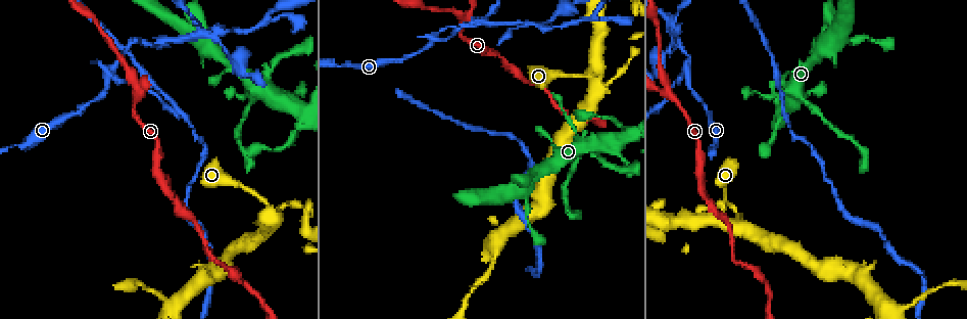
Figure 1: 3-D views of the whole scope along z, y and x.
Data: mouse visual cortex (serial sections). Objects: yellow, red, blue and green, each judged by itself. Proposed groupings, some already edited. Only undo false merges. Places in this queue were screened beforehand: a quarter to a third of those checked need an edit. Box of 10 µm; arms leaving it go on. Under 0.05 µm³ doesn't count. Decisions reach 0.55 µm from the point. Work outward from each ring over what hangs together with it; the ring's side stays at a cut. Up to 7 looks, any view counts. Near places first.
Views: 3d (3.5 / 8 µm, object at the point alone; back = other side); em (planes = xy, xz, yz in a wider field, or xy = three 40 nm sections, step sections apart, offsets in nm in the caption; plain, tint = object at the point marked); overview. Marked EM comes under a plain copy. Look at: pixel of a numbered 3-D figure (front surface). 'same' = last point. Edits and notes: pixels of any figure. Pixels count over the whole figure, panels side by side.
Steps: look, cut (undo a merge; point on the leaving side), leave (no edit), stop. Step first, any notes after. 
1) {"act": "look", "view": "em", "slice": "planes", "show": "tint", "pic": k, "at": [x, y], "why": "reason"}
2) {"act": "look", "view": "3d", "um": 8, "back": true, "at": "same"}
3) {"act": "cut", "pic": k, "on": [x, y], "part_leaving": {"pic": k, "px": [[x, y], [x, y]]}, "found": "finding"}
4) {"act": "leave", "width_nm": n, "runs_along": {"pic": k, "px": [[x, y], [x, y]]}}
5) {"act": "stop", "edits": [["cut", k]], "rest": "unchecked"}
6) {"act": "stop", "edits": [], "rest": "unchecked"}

{"act": "look", "view": "3d", "um": 8, "pic": 1, "at": [808, 105], "why": "sudden change in width"}

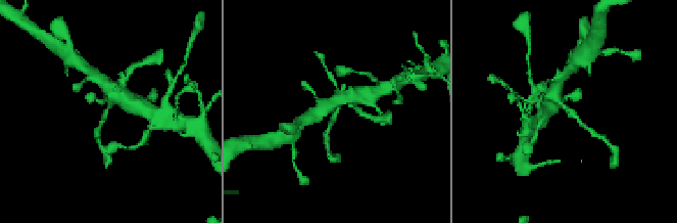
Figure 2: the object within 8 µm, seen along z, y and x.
{"act": "look", "view": "3d", "um": 3.5, "at": "same", "why": "closer look"}

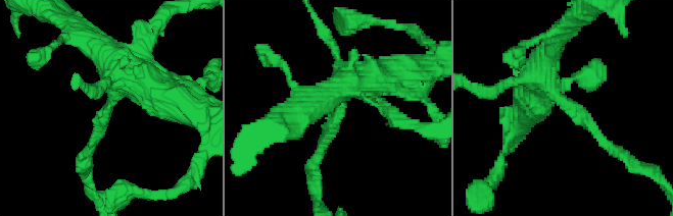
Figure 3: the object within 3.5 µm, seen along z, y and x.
{"act": "look", "view": "em", "slice": "xy", "step": 3, "show": "tint", "pic": 3, "at": [569, 106], "arm_widths_nm": [150, 450], "why": "shape alone is not enough"}

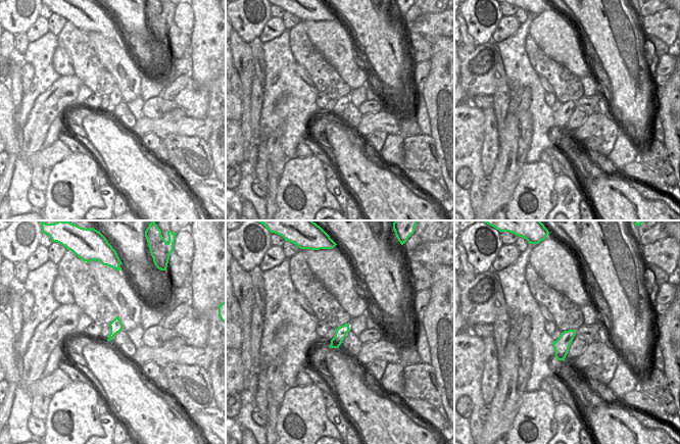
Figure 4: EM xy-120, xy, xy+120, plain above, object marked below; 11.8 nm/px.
{"act": "leave", "runs_along": {"pic": 3, "px": [[547, 56], [540, 74], [616, 150]]}, "found": "all the same cell"}

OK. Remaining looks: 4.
{"act": "look", "view": "3d", "um": 3.5, "pic": 1, "at": [823, 46], "why": "arms part here"}

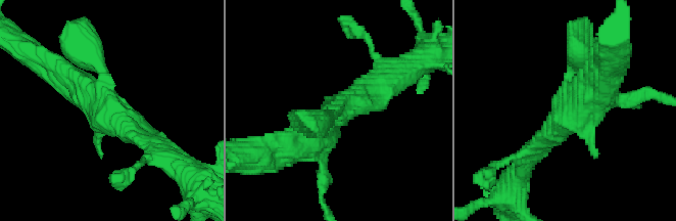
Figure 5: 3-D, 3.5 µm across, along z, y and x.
{"act": "look", "view": "em", "slice": "xy", "step": 1, "show": "tint", "pic": 5, "at": [106, 109]}

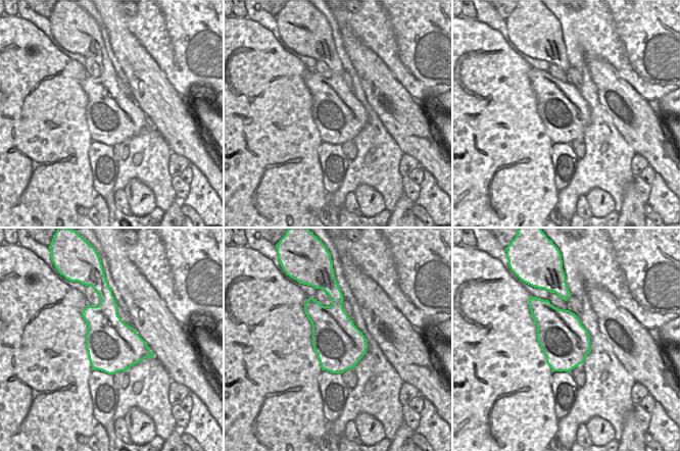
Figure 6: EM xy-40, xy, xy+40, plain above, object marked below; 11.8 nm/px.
{"act": "leave", "runs_along": {"pic": 5, "px": [[157, 145], [62, 77]]}, "found": "continuous, no second cell"}

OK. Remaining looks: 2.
{"act": "look", "view": "em", "slice": "xy", "step": 1, "show": "tint", "pic": 1, "at": [594, 72], "why": "four or more arms meet"}

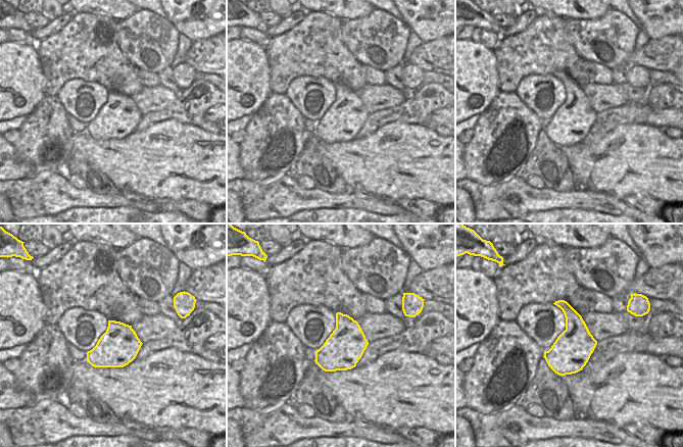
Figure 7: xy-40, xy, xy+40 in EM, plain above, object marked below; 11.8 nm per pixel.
{"act": "look", "view": "3d", "um": 3.5, "back": true, "at": "same", "why": "wider look"}

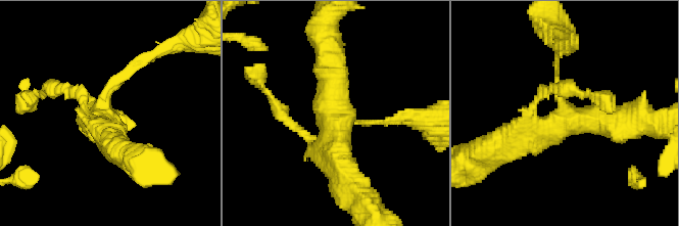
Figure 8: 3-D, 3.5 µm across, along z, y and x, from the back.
{"act": "cut", "pic": 8, "on": [546, 89], "arm_widths_nm": [100, 200, 400, 450], "found": "two cells meet here"}

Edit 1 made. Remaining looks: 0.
{"act": "stop", "edits": [["cut", 8]], "rest": "unchecked"}

